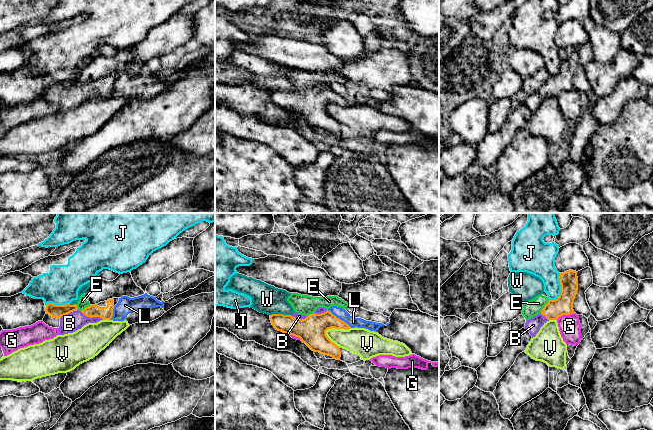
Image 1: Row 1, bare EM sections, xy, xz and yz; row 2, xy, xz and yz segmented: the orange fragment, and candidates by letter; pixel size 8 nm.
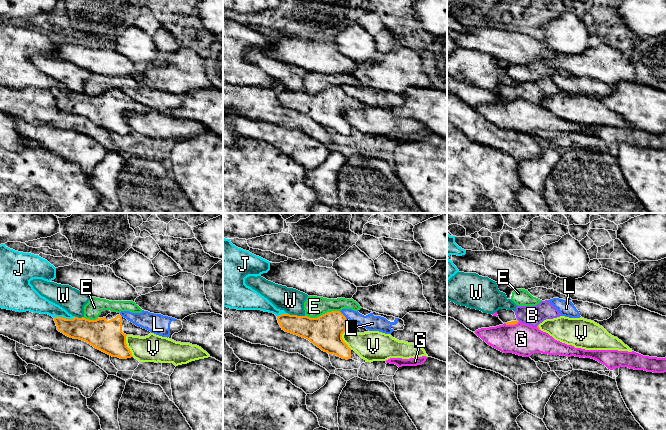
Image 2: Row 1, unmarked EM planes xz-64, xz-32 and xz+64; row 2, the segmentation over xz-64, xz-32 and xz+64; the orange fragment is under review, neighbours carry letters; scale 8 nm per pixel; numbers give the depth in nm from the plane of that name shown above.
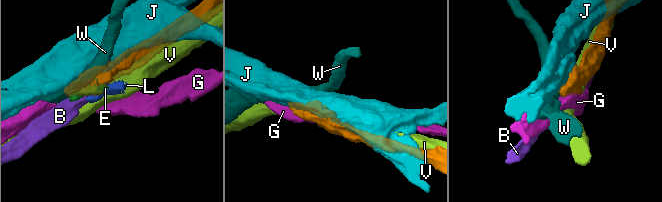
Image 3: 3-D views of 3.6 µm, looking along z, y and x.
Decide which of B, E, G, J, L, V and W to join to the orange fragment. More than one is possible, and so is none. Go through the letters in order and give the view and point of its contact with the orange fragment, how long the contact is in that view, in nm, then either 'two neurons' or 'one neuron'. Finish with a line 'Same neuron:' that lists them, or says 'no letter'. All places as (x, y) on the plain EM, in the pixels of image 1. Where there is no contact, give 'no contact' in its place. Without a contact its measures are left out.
B: contact xy (92, 92); length 200 nm; one neuron
E: contact yz (544, 82); length 130 nm; two neurons
G: contact yz (564, 90); length 160 nm; two neurons
J: contact yz (561, 65); length 240 nm; two neurons
L: contact xz (338, 94); length 240 nm; two neurons
V: contact xz (329, 115); length 190 nm; two neurons
W: contact xz (280, 90); length 160 nm; two neurons
Same neuron: B

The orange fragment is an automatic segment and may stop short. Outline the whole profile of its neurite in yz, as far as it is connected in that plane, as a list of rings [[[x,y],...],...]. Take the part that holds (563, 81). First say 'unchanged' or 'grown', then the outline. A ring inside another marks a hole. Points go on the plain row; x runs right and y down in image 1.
grown | [[[573,46],[559,50],[561,68],[557,75],[549,76],[541,89],[529,95],[525,99],[525,105],[533,113],[539,108],[540,104],[549,96],[557,96],[562,91],[574,89],[573,79],[578,67],[577,48]]]

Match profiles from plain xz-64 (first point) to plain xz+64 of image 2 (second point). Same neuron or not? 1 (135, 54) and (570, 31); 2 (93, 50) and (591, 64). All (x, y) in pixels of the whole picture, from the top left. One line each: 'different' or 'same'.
1: same
2: different

